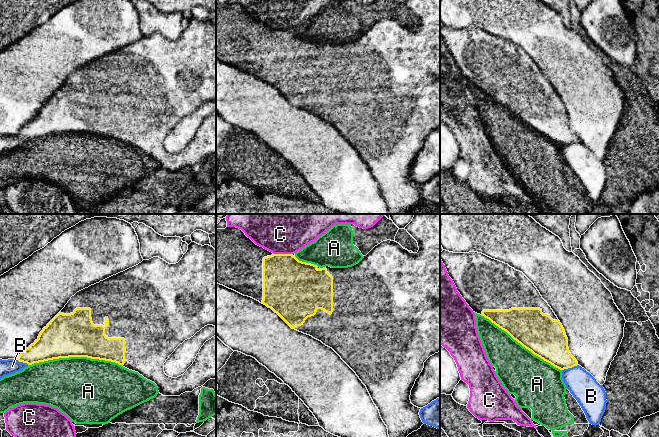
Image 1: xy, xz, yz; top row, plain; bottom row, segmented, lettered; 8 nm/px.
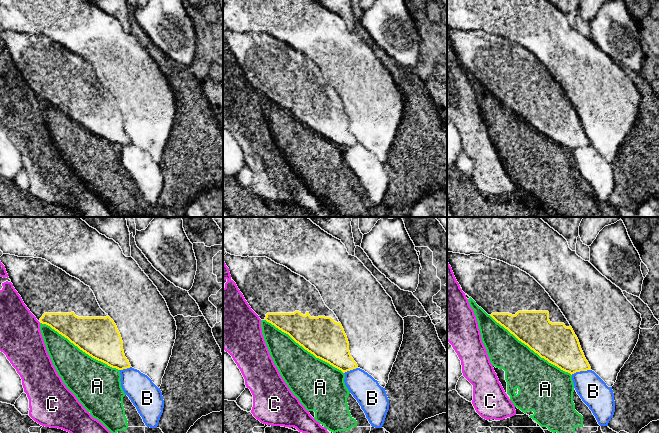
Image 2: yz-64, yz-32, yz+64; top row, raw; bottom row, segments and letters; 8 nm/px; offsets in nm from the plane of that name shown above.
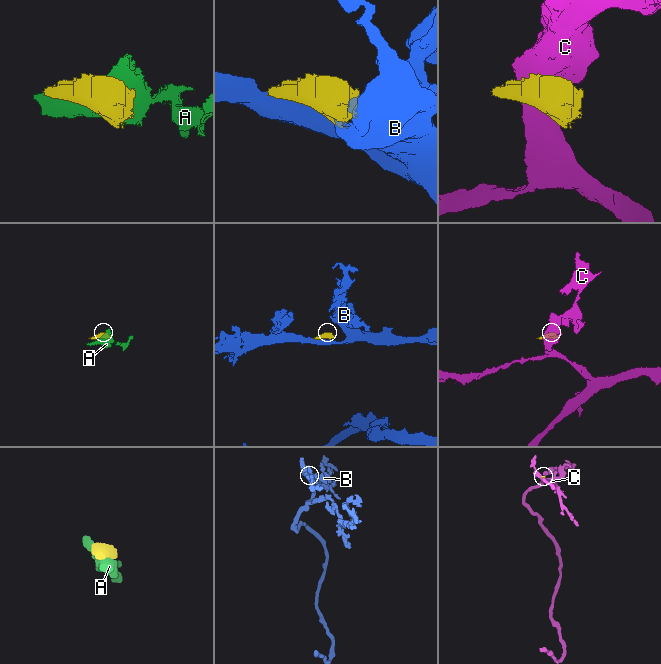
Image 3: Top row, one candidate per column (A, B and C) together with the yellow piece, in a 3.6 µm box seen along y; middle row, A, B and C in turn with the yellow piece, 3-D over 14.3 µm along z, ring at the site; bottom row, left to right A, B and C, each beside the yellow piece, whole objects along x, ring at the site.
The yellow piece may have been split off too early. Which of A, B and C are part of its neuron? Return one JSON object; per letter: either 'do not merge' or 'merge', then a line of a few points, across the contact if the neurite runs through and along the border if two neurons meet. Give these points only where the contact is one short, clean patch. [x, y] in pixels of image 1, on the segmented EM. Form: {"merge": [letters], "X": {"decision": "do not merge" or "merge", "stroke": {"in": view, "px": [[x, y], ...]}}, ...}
{"merge": [], "A": {"decision": "do not merge"}, "B": {"decision": "do not merge"}, "C": {"decision": "do not merge"}}

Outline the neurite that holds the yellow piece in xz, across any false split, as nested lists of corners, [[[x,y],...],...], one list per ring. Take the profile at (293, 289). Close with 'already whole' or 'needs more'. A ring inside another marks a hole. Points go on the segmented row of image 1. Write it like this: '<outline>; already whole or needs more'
[[[414,214],[412,221],[404,229],[417,241],[419,247],[417,253],[410,253],[399,243],[387,240],[375,246],[358,264],[352,267],[331,268],[326,266],[320,268],[317,265],[299,261],[295,257],[295,253],[273,254],[256,245],[239,228],[216,228],[216,283],[259,301],[277,313],[292,329],[310,335],[332,348],[366,386],[387,426],[389,437],[407,437],[424,424],[419,415],[421,408],[411,403],[411,390],[424,368],[424,362],[430,356],[440,352],[440,214]]]; needs more

